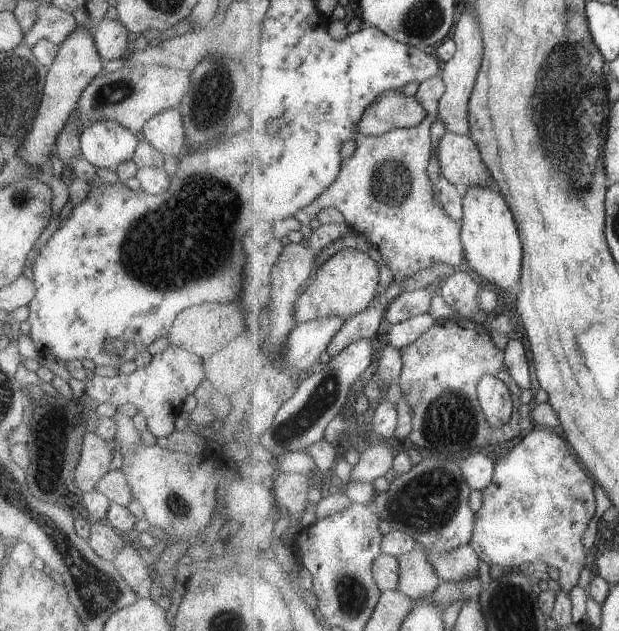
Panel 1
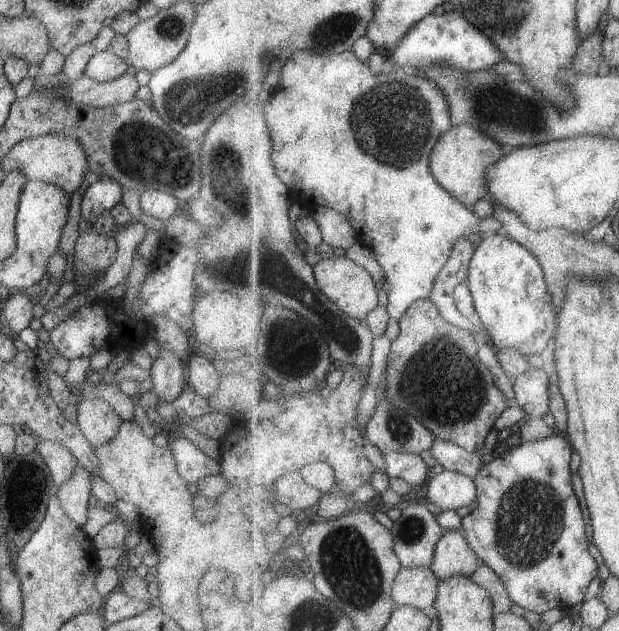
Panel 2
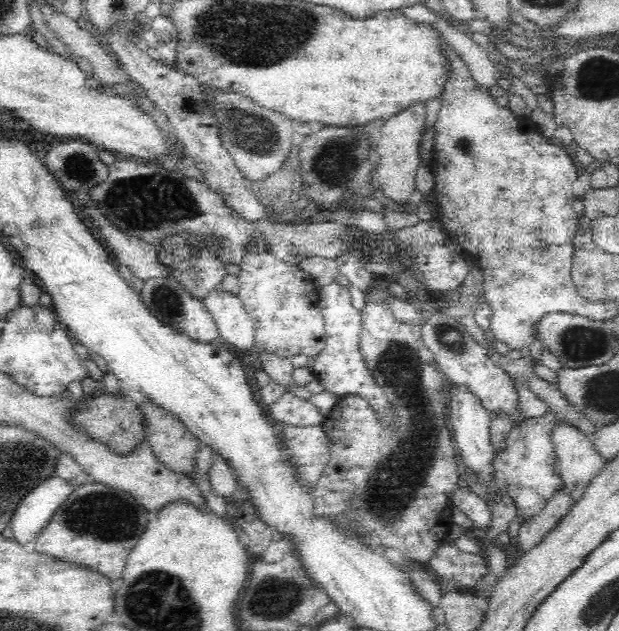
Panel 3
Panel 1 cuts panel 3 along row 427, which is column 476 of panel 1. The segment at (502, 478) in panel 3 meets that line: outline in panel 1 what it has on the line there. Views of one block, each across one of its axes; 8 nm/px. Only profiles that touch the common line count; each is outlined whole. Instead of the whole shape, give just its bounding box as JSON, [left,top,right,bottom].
[470,428,595,593]

